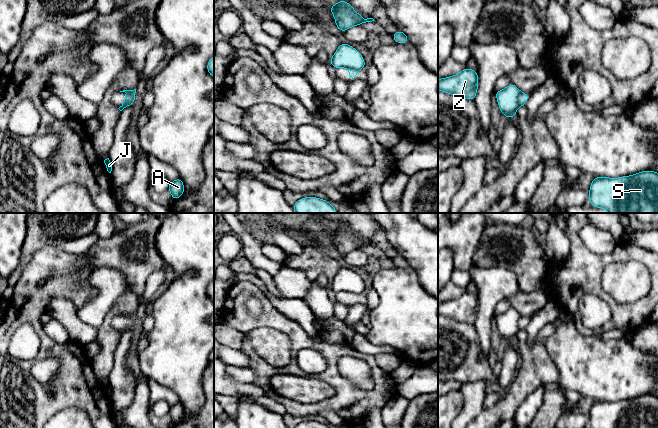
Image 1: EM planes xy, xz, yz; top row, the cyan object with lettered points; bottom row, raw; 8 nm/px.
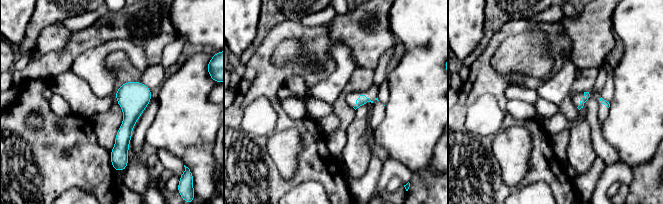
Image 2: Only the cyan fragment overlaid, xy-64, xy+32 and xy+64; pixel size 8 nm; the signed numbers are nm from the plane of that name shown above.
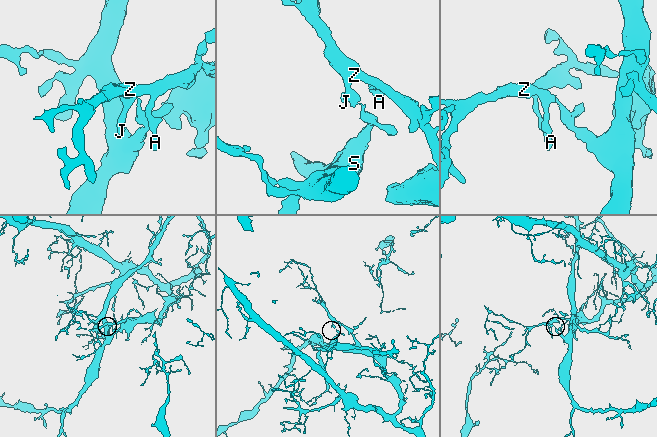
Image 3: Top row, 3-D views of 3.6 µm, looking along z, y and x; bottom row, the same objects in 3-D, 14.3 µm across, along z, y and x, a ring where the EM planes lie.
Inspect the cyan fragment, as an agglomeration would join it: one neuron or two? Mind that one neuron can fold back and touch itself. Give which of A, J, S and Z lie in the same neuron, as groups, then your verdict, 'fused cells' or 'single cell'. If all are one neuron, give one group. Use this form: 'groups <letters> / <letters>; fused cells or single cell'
groups A J Z / S; fused cells

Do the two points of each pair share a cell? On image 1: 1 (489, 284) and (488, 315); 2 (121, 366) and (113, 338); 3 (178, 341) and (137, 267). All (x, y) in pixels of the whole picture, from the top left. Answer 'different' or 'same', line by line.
1: same
2: different
3: different

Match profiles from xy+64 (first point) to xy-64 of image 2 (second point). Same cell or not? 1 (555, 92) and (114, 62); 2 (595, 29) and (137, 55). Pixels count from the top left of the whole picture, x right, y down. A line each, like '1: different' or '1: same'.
1: different
2: different

